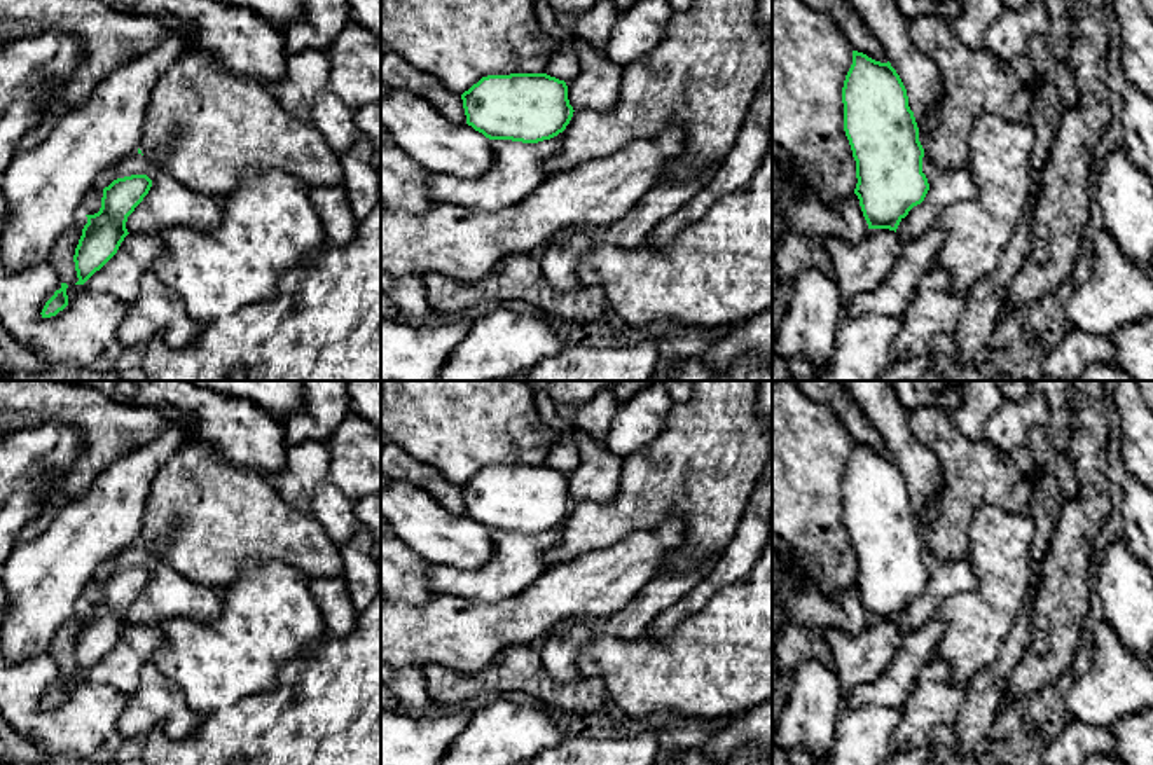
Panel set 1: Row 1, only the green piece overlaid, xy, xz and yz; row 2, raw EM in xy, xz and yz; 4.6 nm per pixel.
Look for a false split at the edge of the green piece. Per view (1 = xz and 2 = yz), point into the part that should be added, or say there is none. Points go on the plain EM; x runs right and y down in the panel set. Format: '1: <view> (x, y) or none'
1: none
2: none

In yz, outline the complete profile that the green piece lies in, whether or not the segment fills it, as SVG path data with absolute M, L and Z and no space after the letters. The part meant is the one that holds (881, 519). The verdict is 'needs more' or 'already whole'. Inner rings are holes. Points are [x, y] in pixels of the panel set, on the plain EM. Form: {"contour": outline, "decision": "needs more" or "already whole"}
{"contour": "M853 442L853 456L842 479L844 522L856 552L856 580L868 620L898 620L908 603L921 596L929 582L922 564L924 540L919 519L908 498L907 480L891 458Z", "decision": "already whole"}

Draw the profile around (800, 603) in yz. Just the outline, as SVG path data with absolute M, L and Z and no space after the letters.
M791 557L783 561L779 580L783 620L807 631L840 629L851 636L866 629L868 615L856 585L847 587L837 601L832 601L800 576Z

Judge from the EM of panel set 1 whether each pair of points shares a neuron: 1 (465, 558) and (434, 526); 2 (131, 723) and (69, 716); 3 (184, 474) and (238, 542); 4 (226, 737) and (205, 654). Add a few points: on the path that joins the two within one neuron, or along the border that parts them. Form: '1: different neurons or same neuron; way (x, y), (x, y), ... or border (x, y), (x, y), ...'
1: same neuron; way (456, 549), (439, 535)
2: different neurons; border (126, 696), (119, 720), (119, 732), (124, 739)
3: same neuron; way (196, 491), (198, 502), (220, 524)
4: different neurons; border (257, 696), (247, 696), (205, 718)

